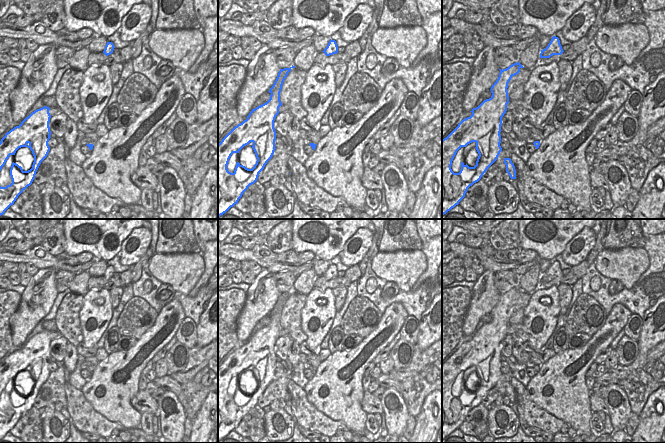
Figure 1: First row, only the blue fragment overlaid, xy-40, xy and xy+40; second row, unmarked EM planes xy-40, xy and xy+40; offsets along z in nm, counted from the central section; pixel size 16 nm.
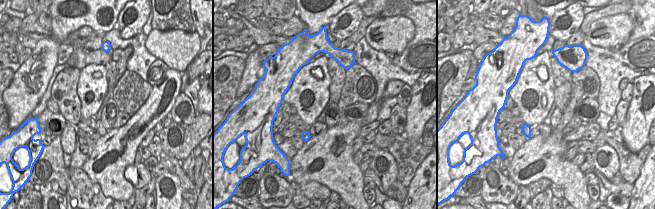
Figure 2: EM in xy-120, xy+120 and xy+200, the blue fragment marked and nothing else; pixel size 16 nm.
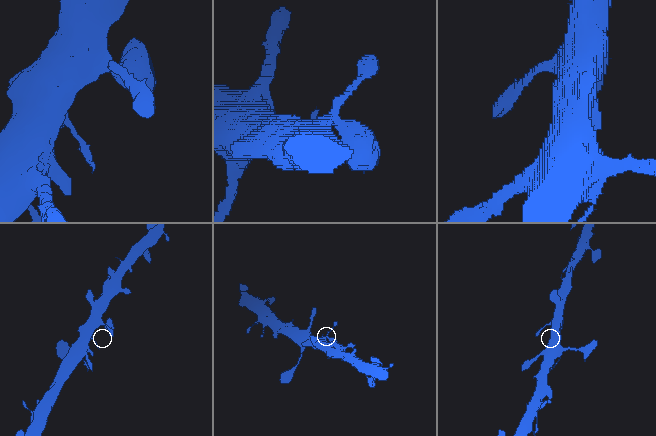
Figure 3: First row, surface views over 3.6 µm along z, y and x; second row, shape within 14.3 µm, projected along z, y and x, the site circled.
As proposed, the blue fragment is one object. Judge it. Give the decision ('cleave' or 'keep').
keep

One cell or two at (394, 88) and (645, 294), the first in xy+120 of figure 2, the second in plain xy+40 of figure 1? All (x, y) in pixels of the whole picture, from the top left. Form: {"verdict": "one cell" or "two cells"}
{"verdict": "two cells"}

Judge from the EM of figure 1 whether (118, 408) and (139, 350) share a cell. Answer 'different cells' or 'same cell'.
same cell

